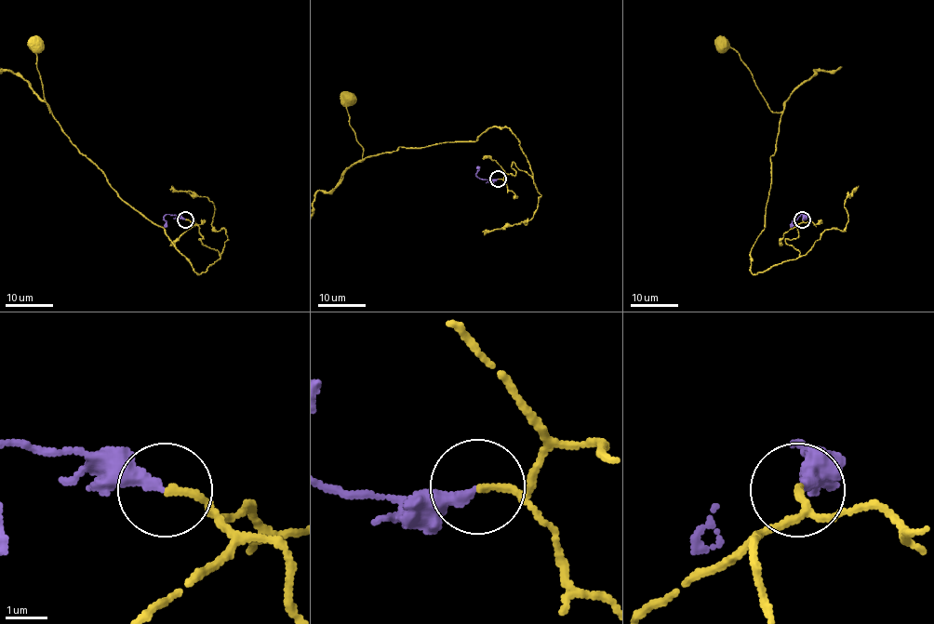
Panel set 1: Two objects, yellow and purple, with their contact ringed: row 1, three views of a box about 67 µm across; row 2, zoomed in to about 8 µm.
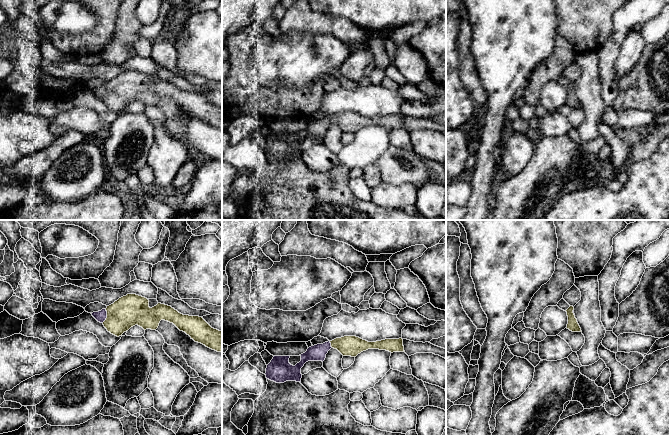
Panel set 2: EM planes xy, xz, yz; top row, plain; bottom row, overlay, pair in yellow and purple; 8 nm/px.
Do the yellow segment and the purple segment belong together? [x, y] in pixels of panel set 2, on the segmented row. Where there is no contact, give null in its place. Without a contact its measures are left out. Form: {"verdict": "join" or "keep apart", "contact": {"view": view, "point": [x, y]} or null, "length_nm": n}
{"verdict": "join", "contact": {"view": "xy", "point": [107, 316]}, "length_nm": 120}

